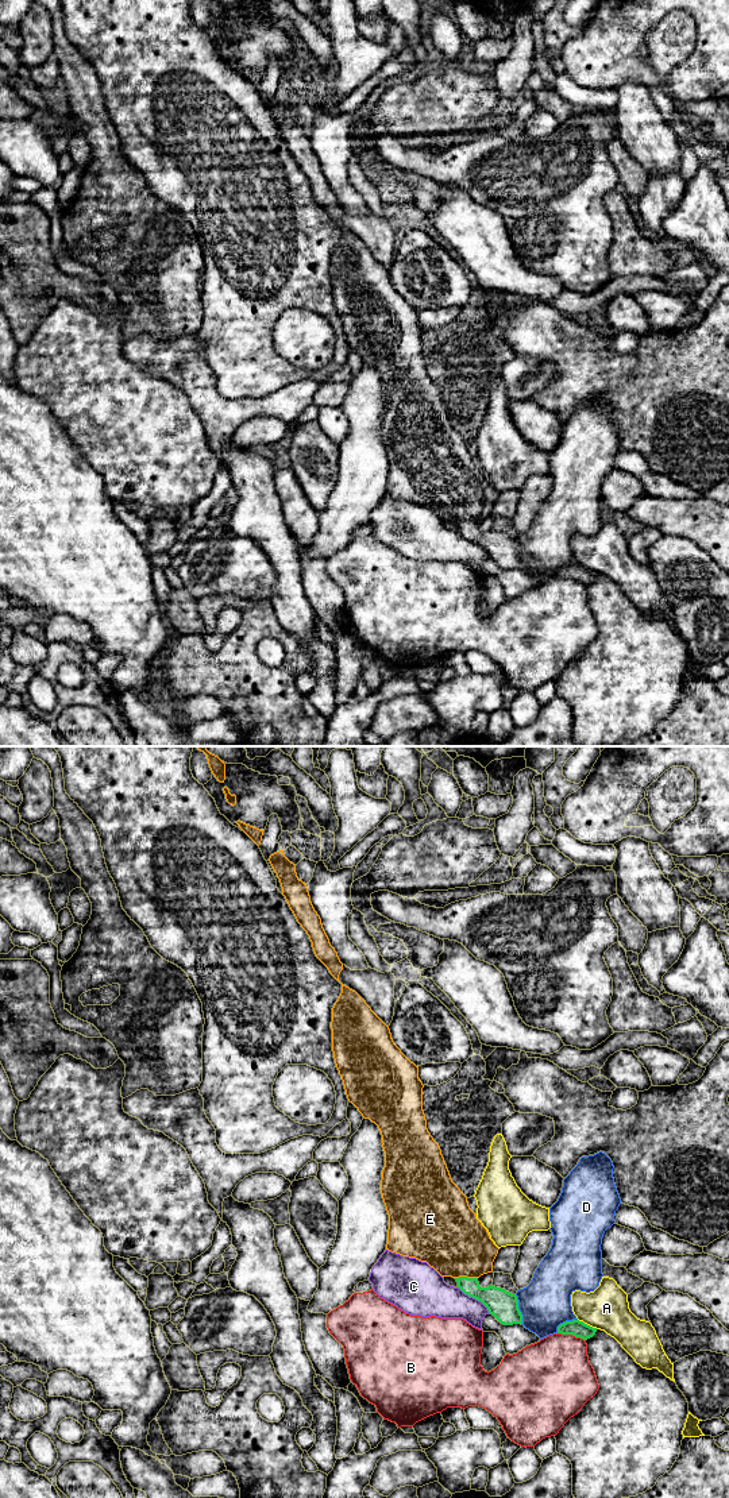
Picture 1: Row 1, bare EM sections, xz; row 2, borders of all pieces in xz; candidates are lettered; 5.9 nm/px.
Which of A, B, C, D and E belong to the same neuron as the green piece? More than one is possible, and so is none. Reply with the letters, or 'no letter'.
E

